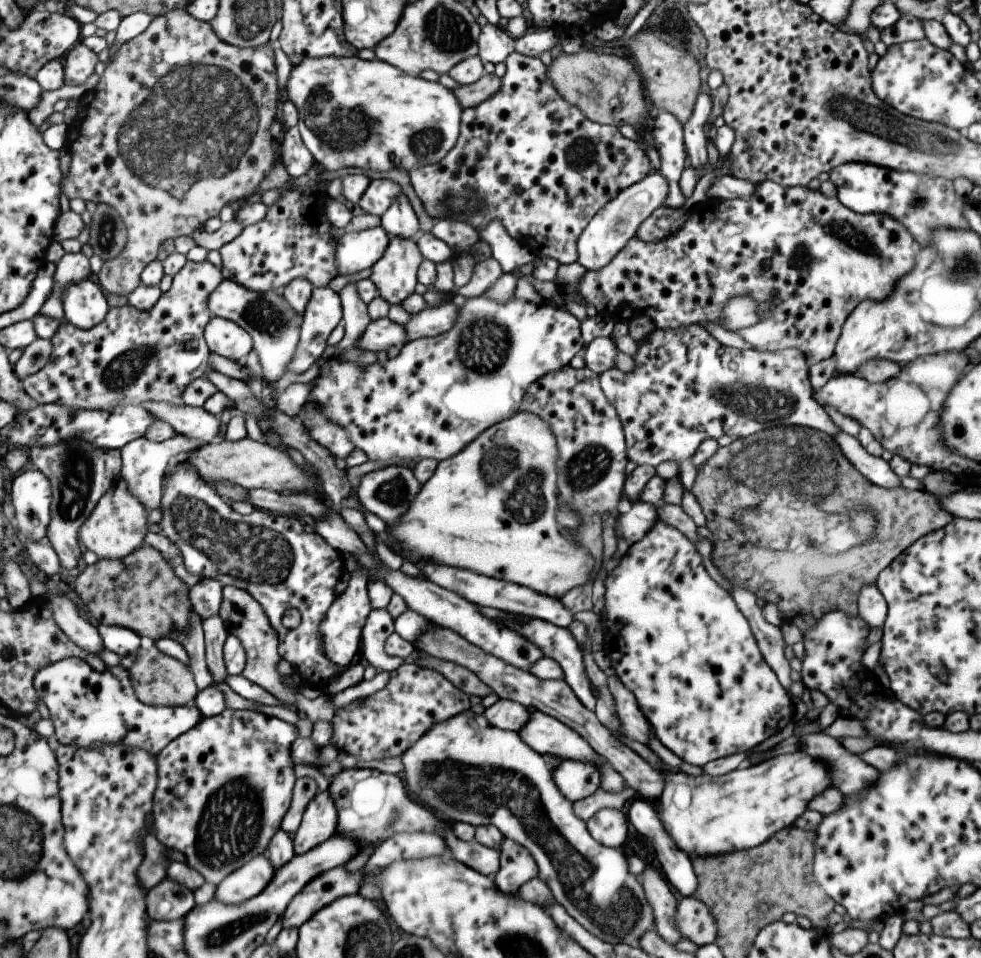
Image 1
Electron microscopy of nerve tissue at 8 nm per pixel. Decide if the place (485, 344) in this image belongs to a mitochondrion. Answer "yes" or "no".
yes

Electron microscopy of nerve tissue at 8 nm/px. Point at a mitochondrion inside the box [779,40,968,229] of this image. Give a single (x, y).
(919, 138)

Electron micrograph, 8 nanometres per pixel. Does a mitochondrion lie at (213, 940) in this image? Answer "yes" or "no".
yes

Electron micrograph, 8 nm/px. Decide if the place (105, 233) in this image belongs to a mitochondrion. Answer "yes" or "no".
yes

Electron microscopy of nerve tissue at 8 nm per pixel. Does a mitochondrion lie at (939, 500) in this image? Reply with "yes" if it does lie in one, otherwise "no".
no

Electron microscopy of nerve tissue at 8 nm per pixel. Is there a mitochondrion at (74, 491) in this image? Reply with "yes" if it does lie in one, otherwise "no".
yes

